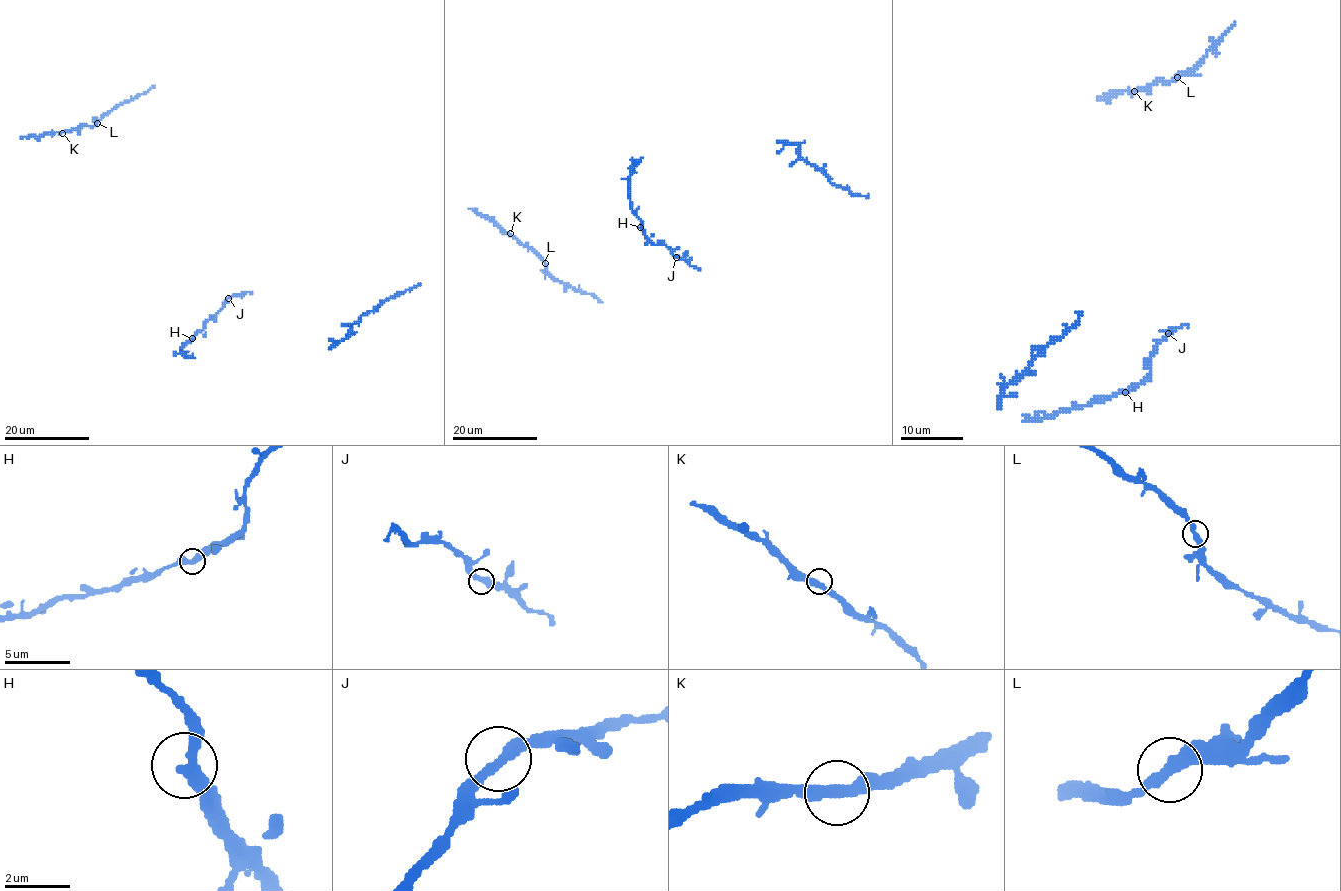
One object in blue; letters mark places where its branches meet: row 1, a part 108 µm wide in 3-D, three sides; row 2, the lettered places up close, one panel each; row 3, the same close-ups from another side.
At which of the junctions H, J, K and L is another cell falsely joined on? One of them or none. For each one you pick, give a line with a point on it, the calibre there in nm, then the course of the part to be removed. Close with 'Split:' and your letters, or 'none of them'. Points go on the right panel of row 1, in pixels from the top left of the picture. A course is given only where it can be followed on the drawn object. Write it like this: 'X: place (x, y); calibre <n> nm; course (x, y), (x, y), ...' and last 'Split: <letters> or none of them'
Split: none of them

